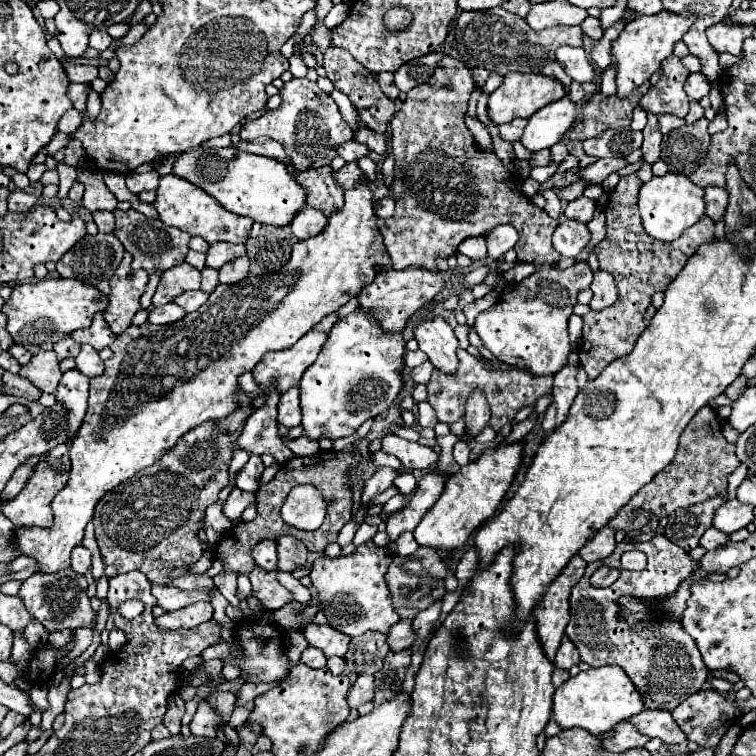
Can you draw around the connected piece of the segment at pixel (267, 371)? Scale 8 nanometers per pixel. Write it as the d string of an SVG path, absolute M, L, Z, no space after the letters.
M311 330L291 348L283 352L267 352L267 356L253 370L253 376L259 382L261 390L265 392L273 382L277 382L277 388L281 392L287 392L291 386L299 386L301 374L315 362L325 340L325 332Z

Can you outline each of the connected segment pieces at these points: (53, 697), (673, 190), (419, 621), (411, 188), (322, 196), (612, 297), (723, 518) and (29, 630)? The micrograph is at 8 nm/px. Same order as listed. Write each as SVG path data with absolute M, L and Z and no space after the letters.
M63 678L63 682L59 686L53 686L49 688L49 708L43 712L43 722L41 722L41 730L51 730L51 724L55 720L57 714L63 712L63 706L65 706L65 698L69 694L69 680Z
M667 172L661 178L653 178L651 182L641 186L639 192L639 210L643 218L645 232L661 242L677 240L685 228L691 228L697 224L705 214L705 200L703 200L703 188L695 186L687 176Z
M435 602L427 610L423 610L423 612L419 612L415 616L415 620L413 620L413 632L417 634L417 642L411 646L411 652L417 652L419 644L431 634L431 626L437 622L439 614L441 614L441 602Z
M445 56L439 60L433 76L413 88L401 110L391 118L397 212L393 218L379 218L377 226L395 270L407 266L437 270L437 256L449 258L465 238L485 236L495 226L509 222L521 238L515 244L519 262L553 266L561 258L551 246L557 220L549 218L547 212L537 208L525 194L511 190L511 186L517 184L513 164L505 168L495 152L481 152L475 146L473 134L463 122L473 88L471 70L459 60Z
M331 166L307 170L307 204L325 216L343 208L343 188L335 182Z
M603 270L595 272L595 278L591 282L591 292L593 292L593 300L589 304L591 310L603 310L615 304L617 300L617 286L609 276L609 272L603 272Z
M737 498L727 500L721 508L717 508L715 518L713 518L713 526L725 534L731 534L743 526L747 526L749 522L753 522L753 506L751 504L743 504Z
M31 620L25 628L25 638L27 638L27 642L33 649L38 648L40 644L41 647L45 646L48 642L48 636L47 630L37 620Z

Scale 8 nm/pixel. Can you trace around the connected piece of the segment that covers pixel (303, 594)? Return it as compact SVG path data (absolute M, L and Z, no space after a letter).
M277 572L277 580L295 596L297 602L305 604L311 600L311 592L309 588L305 588L297 578L293 578L293 574L287 574L287 572Z

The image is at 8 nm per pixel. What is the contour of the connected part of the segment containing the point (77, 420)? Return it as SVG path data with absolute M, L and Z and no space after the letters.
M69 370L63 374L59 388L55 392L57 402L67 406L69 440L75 436L75 432L83 422L83 416L87 410L87 388L89 388L89 378L77 370Z

